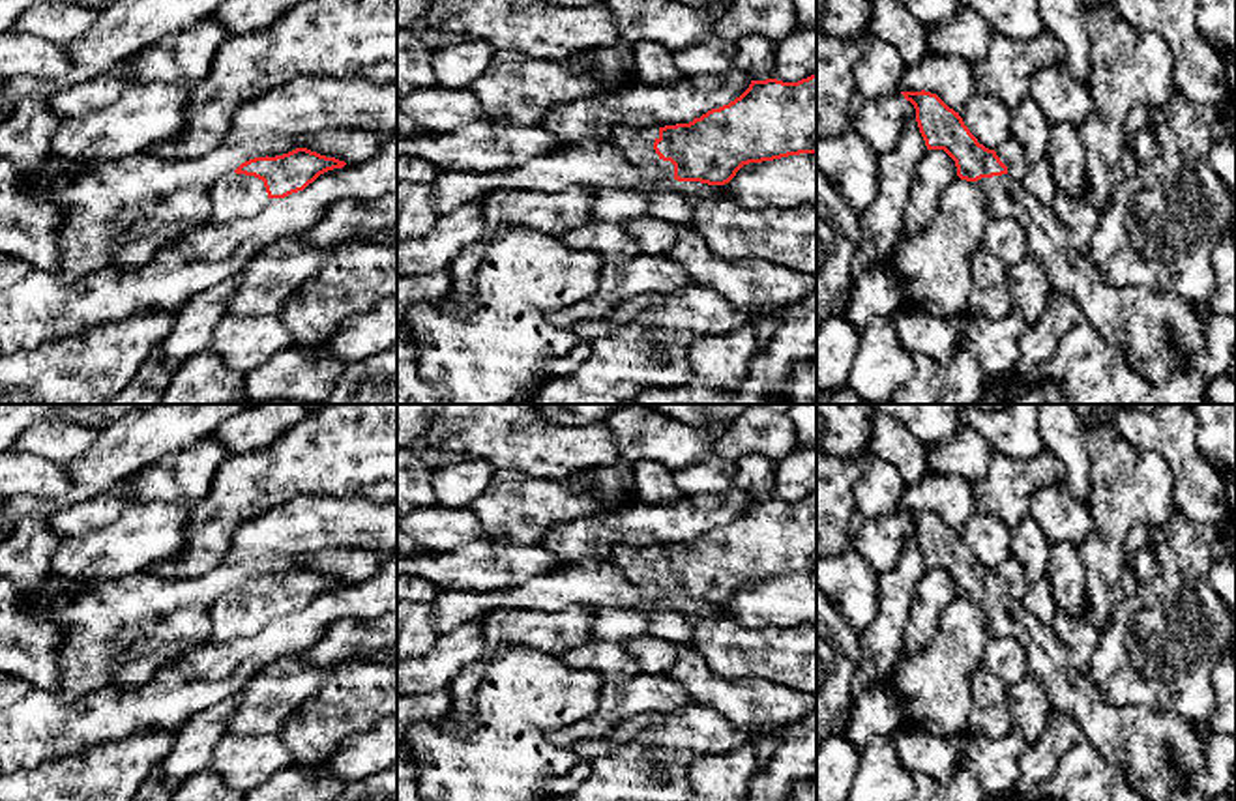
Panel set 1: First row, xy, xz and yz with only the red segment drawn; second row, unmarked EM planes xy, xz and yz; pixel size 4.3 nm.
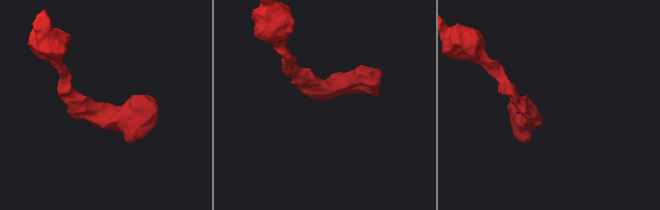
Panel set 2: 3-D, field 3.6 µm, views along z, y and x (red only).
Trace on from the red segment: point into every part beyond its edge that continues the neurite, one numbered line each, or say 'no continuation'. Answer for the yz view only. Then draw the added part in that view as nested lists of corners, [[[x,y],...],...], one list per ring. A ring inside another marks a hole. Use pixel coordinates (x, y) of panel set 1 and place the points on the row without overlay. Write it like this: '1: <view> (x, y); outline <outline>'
1: yz (1160, 751); outline [[[1015,595],[976,601],[991,636],[1021,642],[1030,674],[1037,676],[1052,711],[1075,721],[1088,739],[1150,799],[1165,801],[1187,790],[1204,765],[1204,743],[1195,724],[1176,713],[1148,706],[1114,706],[1067,663],[1067,649],[1051,625],[1043,625]]]

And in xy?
1: xy (233, 614); outline [[[236,591],[215,599],[208,616],[212,623],[210,640],[215,644],[257,634],[270,619],[262,599]]]

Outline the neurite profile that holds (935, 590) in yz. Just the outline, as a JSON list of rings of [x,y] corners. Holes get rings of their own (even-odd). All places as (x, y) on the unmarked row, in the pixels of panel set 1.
[[[927,569],[918,582],[905,648],[921,648],[927,644],[936,633],[942,612],[955,597],[955,580],[944,569]]]

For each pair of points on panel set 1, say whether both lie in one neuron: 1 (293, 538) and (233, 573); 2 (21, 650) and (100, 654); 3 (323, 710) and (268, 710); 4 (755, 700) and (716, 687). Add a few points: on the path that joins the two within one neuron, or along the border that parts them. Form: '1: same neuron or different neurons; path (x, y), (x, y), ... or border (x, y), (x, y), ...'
1: different neurons; border (298, 553), (221, 564)
2: different neurons; border (47, 620), (62, 633), (58, 685), (53, 691)
3: different neurons; border (324, 674), (319, 689), (276, 732)
4: same neuron; path (746, 700), (725, 697)

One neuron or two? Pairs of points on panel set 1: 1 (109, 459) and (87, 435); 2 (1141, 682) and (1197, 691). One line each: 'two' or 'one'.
1: two
2: one

